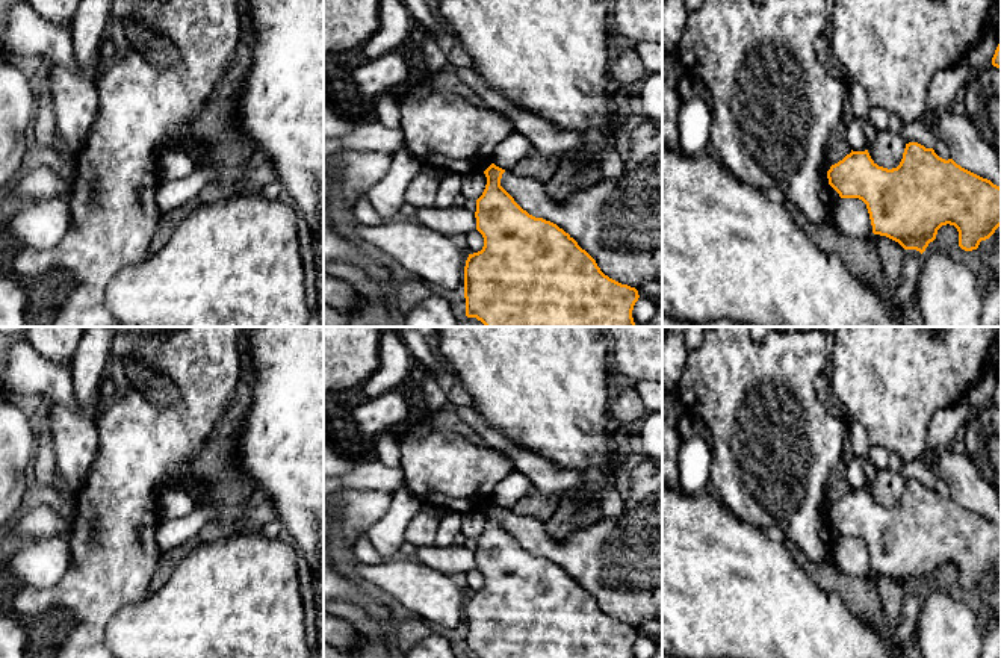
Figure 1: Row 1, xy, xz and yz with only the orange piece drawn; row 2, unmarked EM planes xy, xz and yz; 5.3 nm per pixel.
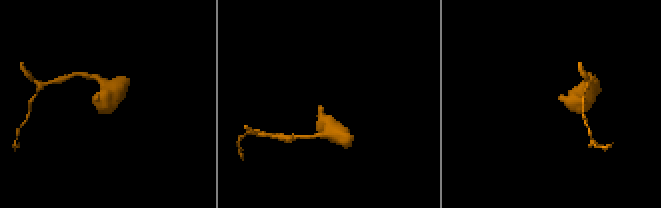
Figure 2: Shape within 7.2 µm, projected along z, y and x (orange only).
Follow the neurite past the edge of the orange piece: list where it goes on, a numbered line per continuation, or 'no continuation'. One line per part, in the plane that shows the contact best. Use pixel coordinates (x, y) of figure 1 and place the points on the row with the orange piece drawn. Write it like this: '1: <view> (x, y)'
no continuation

